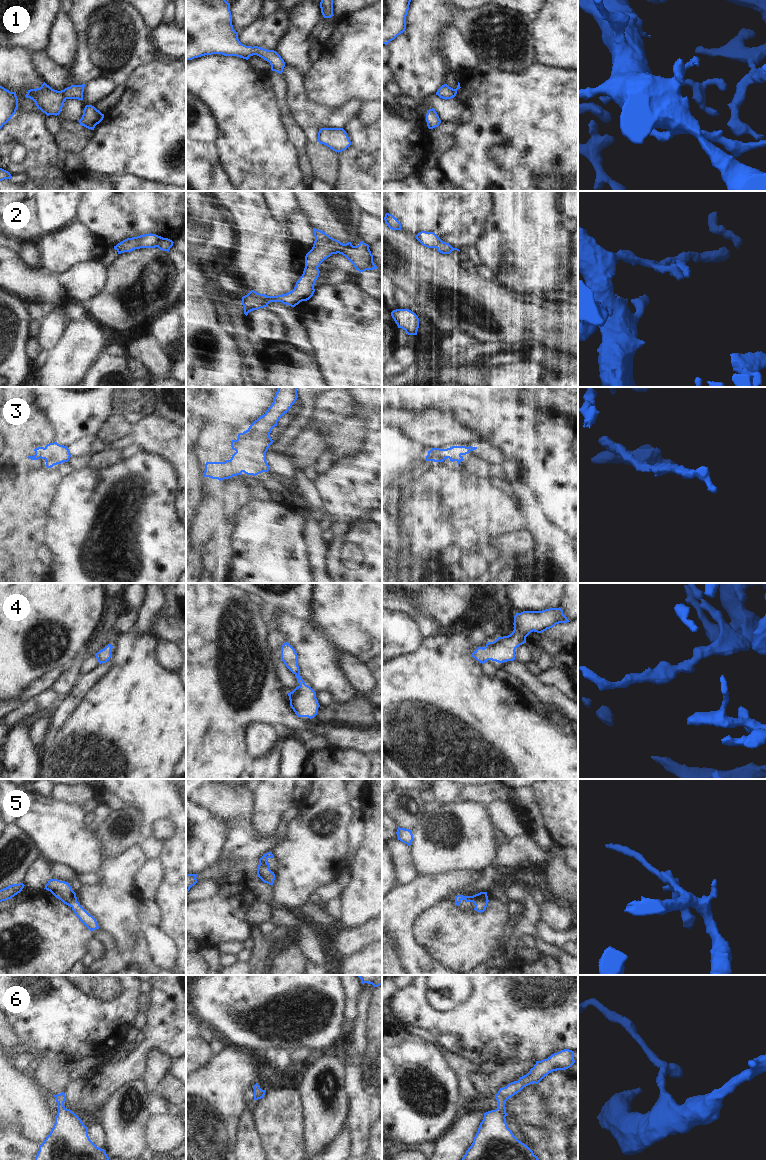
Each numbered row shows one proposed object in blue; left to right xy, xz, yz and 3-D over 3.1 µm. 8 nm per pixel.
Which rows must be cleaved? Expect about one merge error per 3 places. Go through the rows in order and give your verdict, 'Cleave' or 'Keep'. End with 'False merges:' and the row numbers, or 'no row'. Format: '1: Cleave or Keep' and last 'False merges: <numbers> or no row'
1: Keep
2: Keep
3: Keep
4: Keep
5: Keep
6: Keep
False merges: no row.

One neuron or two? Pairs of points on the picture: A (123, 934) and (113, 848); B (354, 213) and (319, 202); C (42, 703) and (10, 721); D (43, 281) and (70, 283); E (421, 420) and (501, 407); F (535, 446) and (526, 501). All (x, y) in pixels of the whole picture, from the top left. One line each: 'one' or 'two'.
A: two
B: one
C: one
D: two
E: two
F: two

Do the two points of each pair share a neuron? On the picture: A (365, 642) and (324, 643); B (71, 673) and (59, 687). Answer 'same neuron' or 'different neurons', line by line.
A: same neuron
B: same neuron

